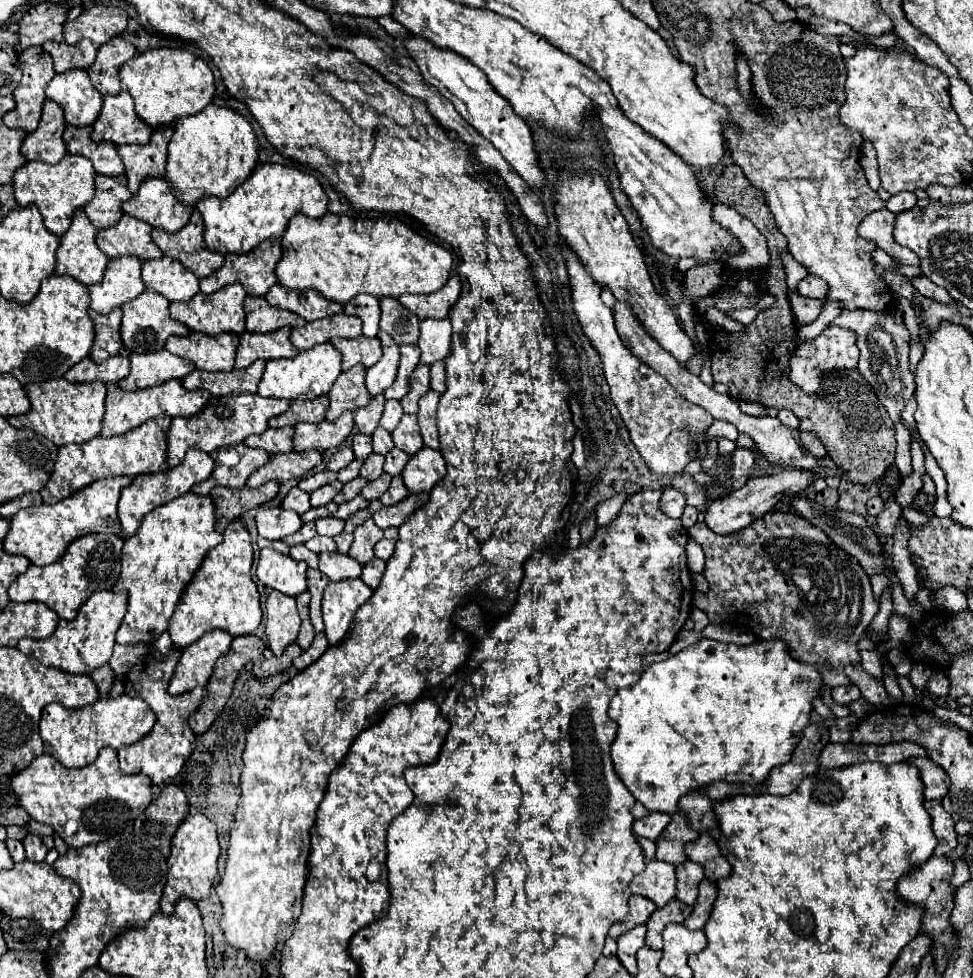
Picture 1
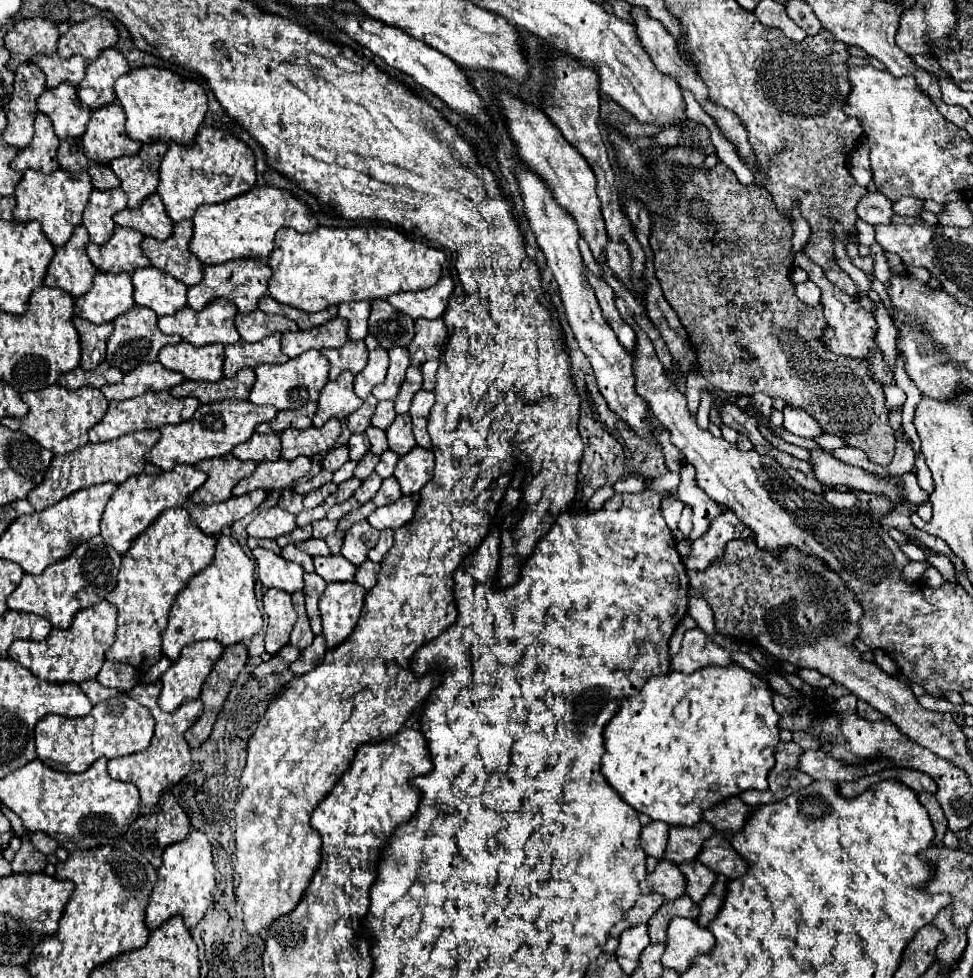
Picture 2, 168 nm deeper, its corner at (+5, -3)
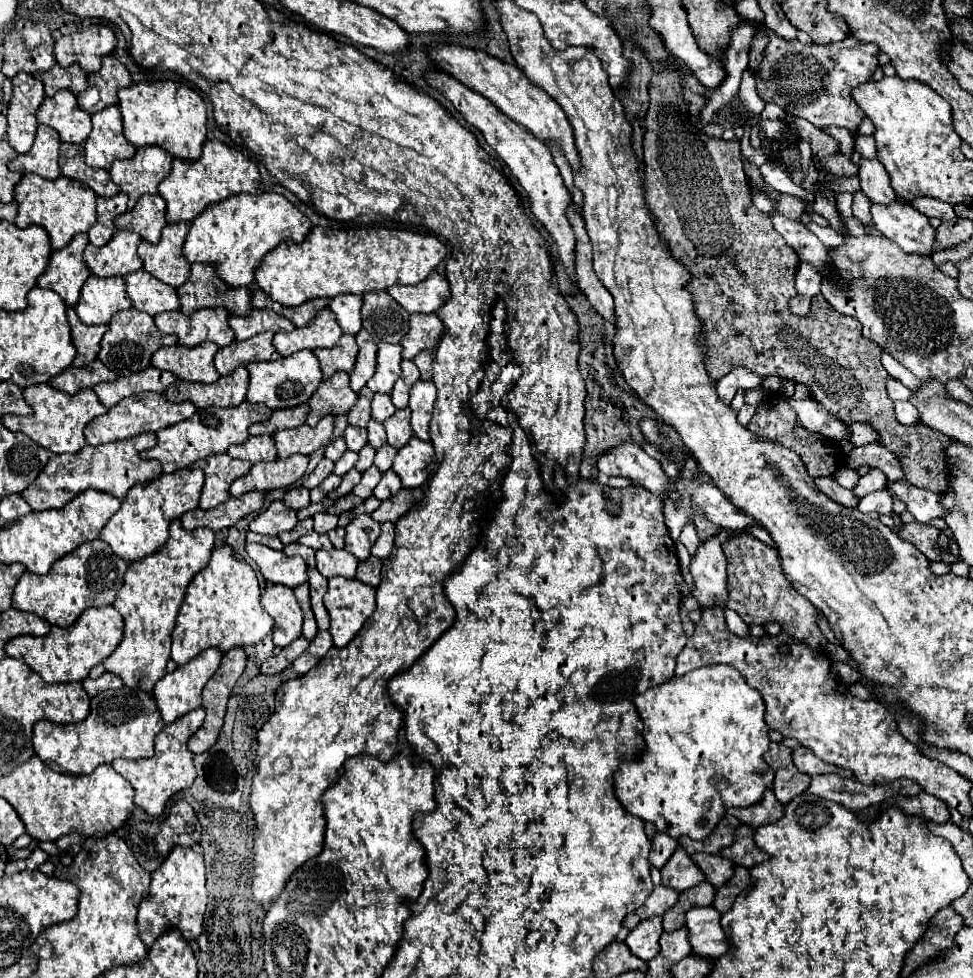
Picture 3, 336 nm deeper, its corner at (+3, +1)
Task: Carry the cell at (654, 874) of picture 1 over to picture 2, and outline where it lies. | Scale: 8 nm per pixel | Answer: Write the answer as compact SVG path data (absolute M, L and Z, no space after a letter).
M667 859L659 861L655 871L647 875L647 879L641 883L643 893L659 893L667 901L675 901L677 897L685 895L685 875L679 871L679 867Z

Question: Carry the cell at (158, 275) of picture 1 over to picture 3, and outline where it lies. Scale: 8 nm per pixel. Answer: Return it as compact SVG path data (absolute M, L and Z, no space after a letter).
M145 269L129 273L125 277L125 283L127 283L127 295L135 309L141 309L149 315L159 315L163 311L173 311L181 307L177 289L155 279Z

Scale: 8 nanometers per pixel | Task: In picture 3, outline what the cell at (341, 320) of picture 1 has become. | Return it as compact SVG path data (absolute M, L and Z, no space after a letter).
M323 309L317 313L317 317L301 329L295 329L291 333L279 331L273 337L273 345L275 349L287 357L293 355L301 349L317 349L317 347L333 347L333 343L337 343L341 339L343 331L337 323L337 319L333 317L333 311Z

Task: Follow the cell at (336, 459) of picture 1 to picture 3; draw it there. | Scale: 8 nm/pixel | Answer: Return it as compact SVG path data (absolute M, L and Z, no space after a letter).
M337 437L337 439L333 439L329 445L327 445L327 449L325 449L325 457L327 459L331 459L331 461L337 461L337 459L341 459L341 455L347 451L347 443L345 443L345 439L343 437Z

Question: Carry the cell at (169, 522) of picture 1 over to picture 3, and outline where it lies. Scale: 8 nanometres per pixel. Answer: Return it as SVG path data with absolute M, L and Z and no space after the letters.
M173 519L169 525L169 539L165 541L165 545L161 549L157 549L155 553L143 557L141 561L133 561L127 567L125 573L125 585L119 589L113 607L121 613L123 621L125 621L125 633L123 633L123 641L119 643L119 647L103 661L105 669L109 673L115 673L123 679L123 683L131 689L143 689L147 693L153 691L155 683L165 675L165 663L169 659L169 651L171 651L171 631L175 627L175 617L177 611L183 603L185 597L185 589L189 585L189 581L193 579L193 575L197 575L197 571L201 567L205 567L209 563L211 551L213 551L213 541L215 541L215 533L207 527L199 527L193 531L185 531L179 519Z

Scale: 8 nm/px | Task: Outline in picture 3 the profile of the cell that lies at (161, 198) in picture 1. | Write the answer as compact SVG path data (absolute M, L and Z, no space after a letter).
M143 195L131 211L115 219L117 229L129 229L149 243L159 243L165 221L165 199L161 195Z

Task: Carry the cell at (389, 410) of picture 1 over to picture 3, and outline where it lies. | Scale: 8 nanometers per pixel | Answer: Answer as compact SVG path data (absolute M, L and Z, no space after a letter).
M375 393L375 397L373 397L373 419L375 419L375 421L385 423L385 421L395 413L395 411L397 411L397 409L393 407L389 395Z

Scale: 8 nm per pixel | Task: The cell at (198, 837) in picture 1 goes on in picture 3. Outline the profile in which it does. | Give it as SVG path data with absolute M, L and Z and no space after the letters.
M177 845L169 859L157 867L151 875L151 887L149 895L139 905L137 915L137 927L141 939L151 947L159 935L163 935L167 929L177 927L187 941L197 939L203 931L203 915L207 911L207 887L205 887L205 863L203 855L197 847L181 847Z

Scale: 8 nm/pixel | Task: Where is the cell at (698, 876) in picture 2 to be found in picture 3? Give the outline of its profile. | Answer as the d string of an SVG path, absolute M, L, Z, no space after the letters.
M697 853L697 855L691 855L691 859L697 867L701 867L701 871L705 873L705 881L711 883L715 889L721 887L733 875L733 863L731 863L731 873L729 873L729 859L723 859L721 855Z

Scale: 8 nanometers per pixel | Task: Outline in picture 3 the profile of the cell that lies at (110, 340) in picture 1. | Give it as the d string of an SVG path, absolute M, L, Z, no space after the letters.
M67 309L67 319L71 325L71 339L77 347L77 357L73 361L75 367L85 367L97 359L101 337L107 331L107 325L85 325L77 317L75 309Z

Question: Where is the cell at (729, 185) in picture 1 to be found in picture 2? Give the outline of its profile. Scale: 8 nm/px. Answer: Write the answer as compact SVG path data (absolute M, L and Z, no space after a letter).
M663 155L659 159L653 161L653 169L655 169L655 185L661 193L661 203L663 203L663 213L653 213L651 215L651 249L655 253L653 263L655 263L655 277L663 289L663 295L667 299L667 303L673 307L673 311L677 313L679 321L683 323L683 327L689 333L689 341L693 343L693 349L697 353L697 361L701 365L701 373L703 377L711 383L713 389L723 391L727 395L755 395L755 393L767 393L771 397L783 397L787 401L787 405L793 407L803 407L813 419L817 419L817 423L823 427L825 433L831 435L841 435L847 445L857 447L861 451L867 453L869 461L879 463L883 467L887 467L887 463L891 463L893 453L895 453L895 435L893 429L889 425L887 419L887 407L885 407L885 395L881 385L873 379L871 375L871 367L867 359L847 359L845 355L835 355L833 351L827 351L827 347L823 347L823 331L827 327L827 321L823 317L823 307L821 305L805 305L803 301L797 299L795 295L795 285L791 281L791 265L793 263L793 253L791 253L791 237L793 237L793 229L789 225L789 221L775 209L775 203L771 199L771 193L765 191L761 185L749 185L743 187L733 169L729 169L725 163L717 163L713 169L705 169L703 165L693 167L693 165L679 165L673 163L669 159L669 155Z

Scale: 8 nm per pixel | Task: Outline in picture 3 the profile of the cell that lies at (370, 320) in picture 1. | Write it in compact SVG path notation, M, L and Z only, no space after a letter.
M337 295L331 299L329 309L337 315L337 321L343 333L357 335L357 331L361 331L363 327L361 305L363 305L363 299L357 295Z

